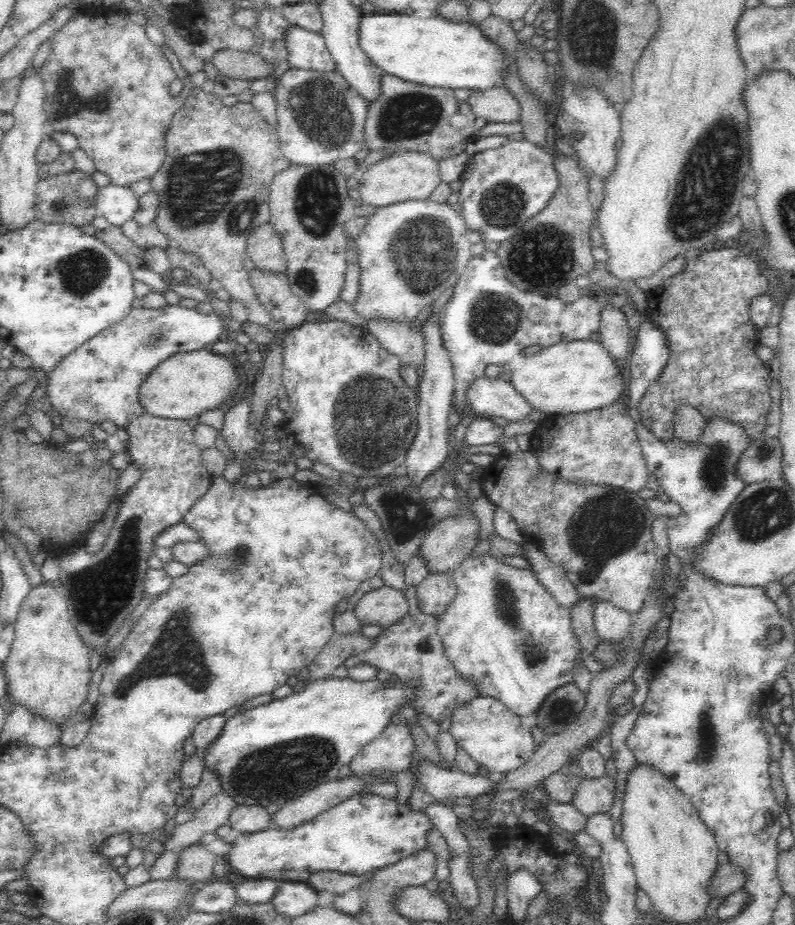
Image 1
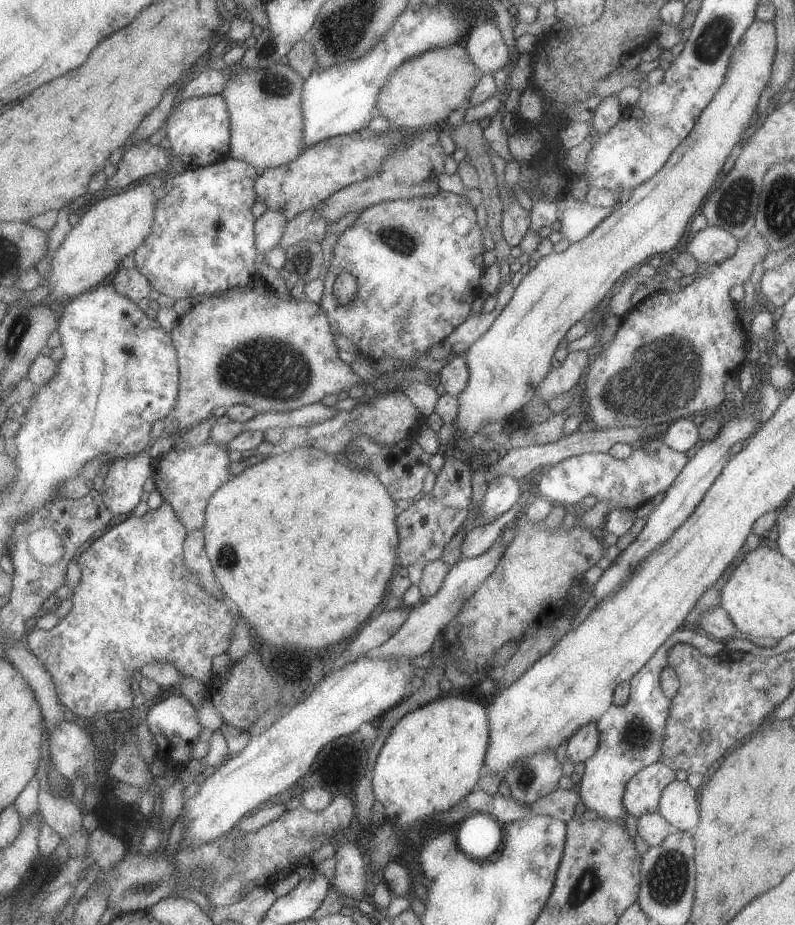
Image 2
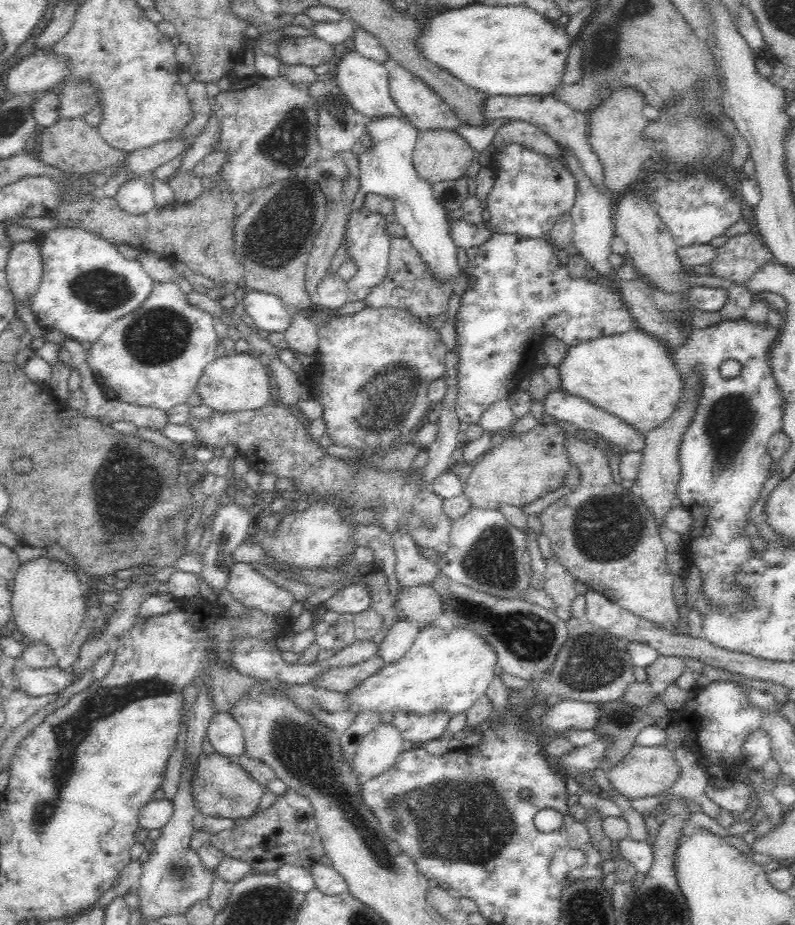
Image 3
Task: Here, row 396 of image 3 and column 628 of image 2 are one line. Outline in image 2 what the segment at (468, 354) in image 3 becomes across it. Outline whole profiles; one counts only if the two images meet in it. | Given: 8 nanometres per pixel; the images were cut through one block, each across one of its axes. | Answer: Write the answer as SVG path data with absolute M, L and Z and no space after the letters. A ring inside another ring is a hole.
M647 438L633 446L631 454L624 459L612 457L607 452L585 453L558 462L538 477L539 494L568 508L583 497L594 496L596 502L609 503L612 510L625 506L635 510L671 486L687 461L684 453L666 447L660 438Z

